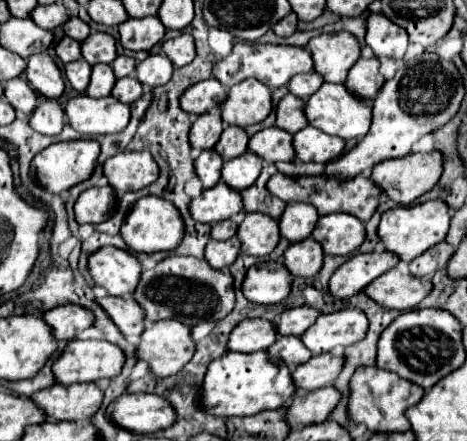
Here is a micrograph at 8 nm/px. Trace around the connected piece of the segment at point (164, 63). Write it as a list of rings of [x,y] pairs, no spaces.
[[[148,55],[144,61],[140,61],[136,65],[136,79],[144,85],[144,87],[158,87],[168,83],[172,77],[172,63],[168,61],[168,57],[162,55]]]

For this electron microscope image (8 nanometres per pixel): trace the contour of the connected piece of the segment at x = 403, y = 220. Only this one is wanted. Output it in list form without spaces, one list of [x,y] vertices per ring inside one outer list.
[[[432,199],[432,201],[410,205],[410,207],[388,209],[380,219],[378,237],[380,237],[380,243],[382,243],[384,251],[390,251],[400,261],[410,263],[412,259],[416,259],[426,249],[434,247],[436,243],[440,243],[446,237],[448,223],[450,223],[450,213],[446,209],[446,203],[438,201],[438,199]]]

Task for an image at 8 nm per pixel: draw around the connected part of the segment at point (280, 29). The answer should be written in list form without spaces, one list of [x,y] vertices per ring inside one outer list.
[[[288,13],[282,21],[278,21],[278,23],[272,27],[272,31],[274,31],[278,37],[290,37],[290,35],[296,31],[296,23],[298,23],[298,19],[294,17],[294,13]]]

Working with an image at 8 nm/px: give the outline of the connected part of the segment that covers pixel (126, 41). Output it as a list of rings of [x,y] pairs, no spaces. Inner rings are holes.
[[[156,17],[126,19],[118,25],[120,45],[130,51],[150,51],[164,37],[164,31]]]

